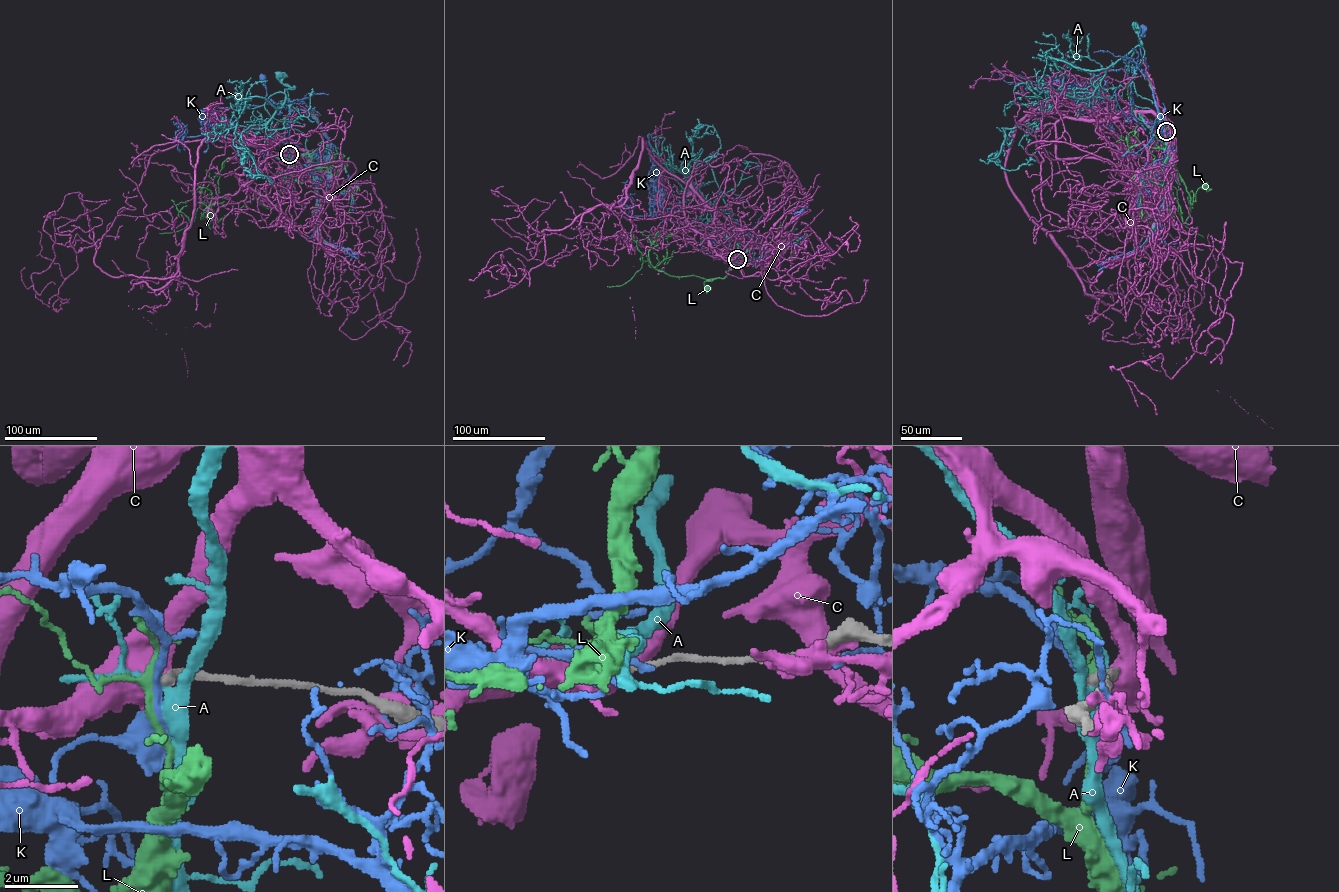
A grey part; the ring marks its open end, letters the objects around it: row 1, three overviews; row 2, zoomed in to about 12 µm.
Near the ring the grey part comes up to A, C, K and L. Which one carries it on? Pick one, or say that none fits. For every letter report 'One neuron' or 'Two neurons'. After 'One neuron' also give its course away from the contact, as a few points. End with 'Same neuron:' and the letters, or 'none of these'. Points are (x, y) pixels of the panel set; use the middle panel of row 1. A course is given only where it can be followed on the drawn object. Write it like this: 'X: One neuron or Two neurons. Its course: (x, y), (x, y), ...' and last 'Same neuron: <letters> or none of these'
A: Two neurons
C: Two neurons
K: Two neurons
L: Two neurons
Same neuron: none of these

